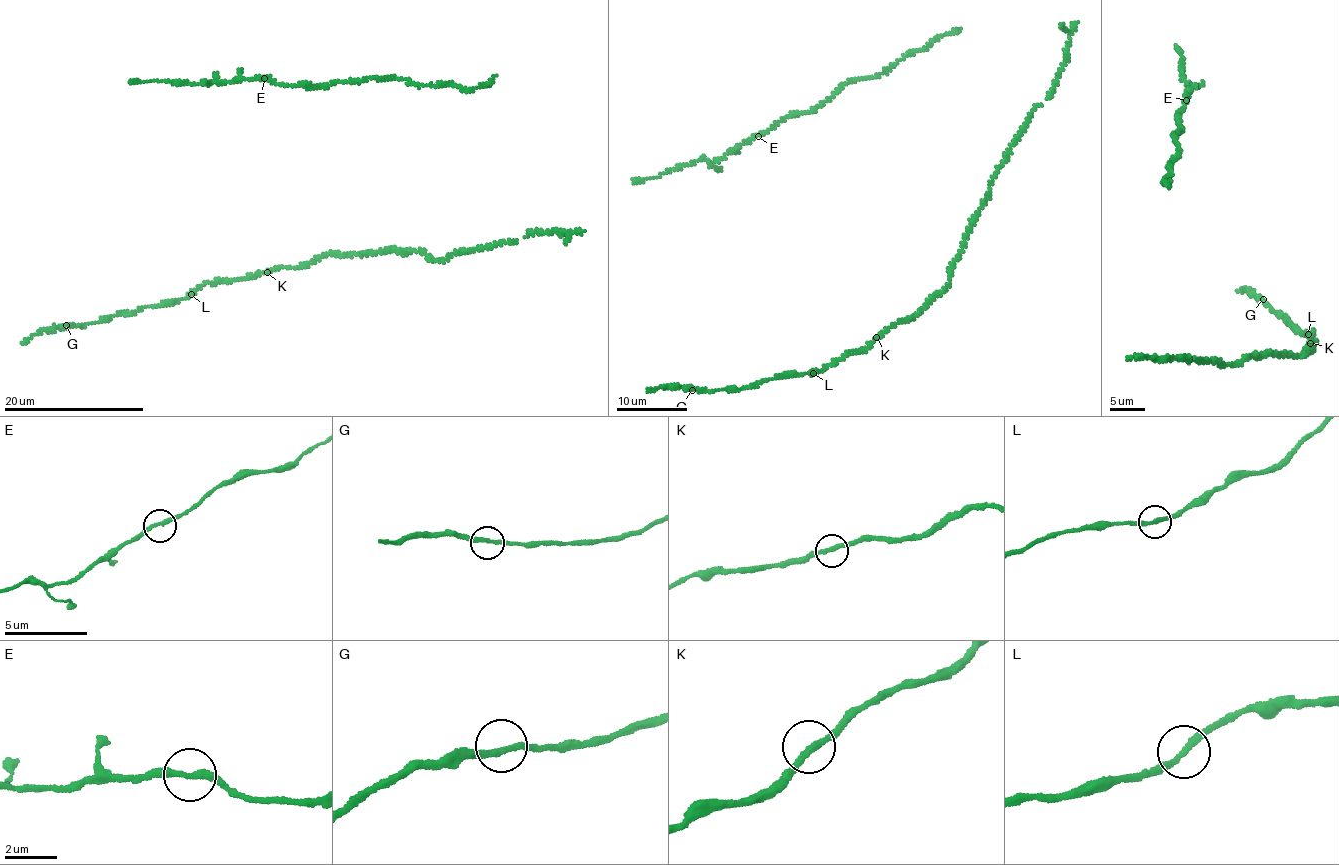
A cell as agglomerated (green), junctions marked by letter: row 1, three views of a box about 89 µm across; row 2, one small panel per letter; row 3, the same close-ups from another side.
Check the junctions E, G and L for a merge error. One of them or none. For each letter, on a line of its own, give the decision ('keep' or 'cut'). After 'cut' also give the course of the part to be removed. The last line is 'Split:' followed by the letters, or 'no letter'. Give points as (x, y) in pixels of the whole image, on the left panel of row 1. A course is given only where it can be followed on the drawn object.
E: keep
G: keep
L: keep
Split: no letter

